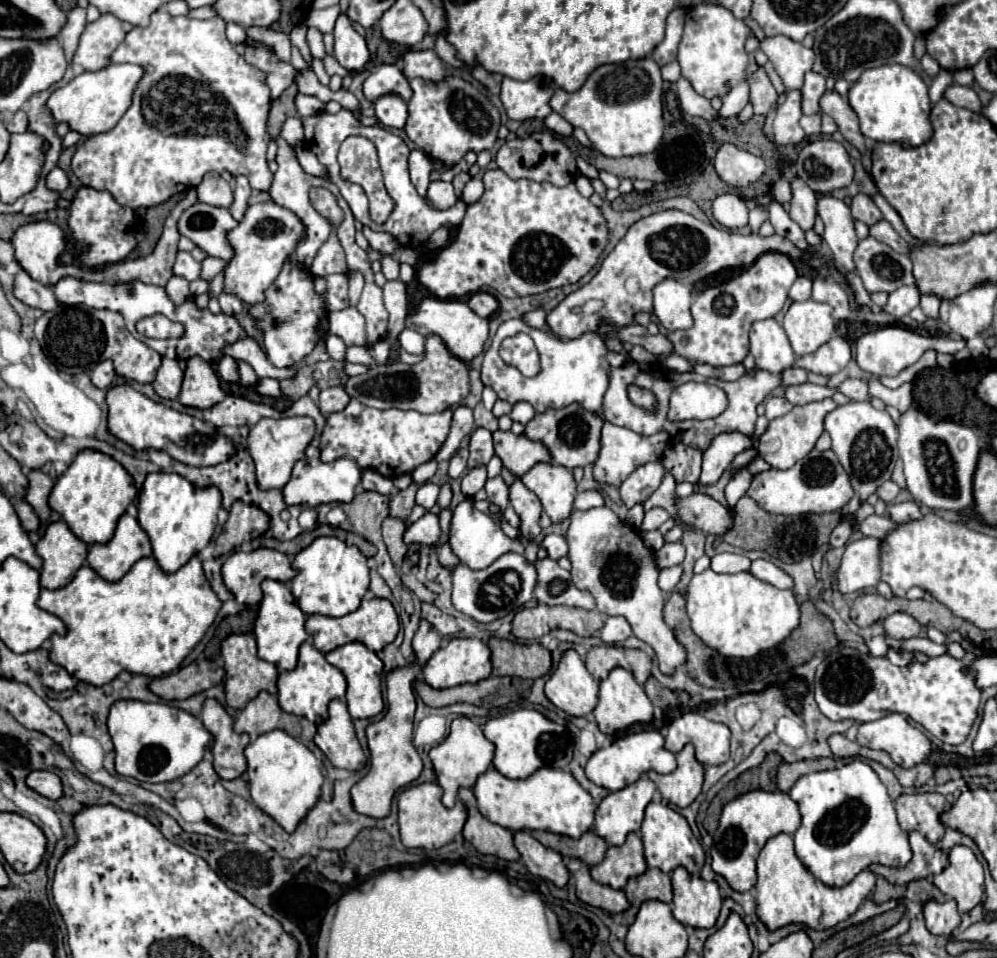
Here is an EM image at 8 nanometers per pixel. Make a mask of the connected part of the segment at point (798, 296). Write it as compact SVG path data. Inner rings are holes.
M797 277L797 281L793 283L789 297L791 301L807 301L811 295L811 279L807 277Z

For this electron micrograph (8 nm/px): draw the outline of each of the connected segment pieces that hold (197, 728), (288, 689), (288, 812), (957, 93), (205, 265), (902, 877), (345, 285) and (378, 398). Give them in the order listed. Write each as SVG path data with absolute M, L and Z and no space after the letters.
M115 701L107 727L115 745L115 771L147 783L165 783L189 773L211 745L211 733L203 729L199 717L165 703Z
M305 641L299 649L297 667L293 671L283 671L279 675L277 687L279 687L277 699L279 699L279 705L285 713L305 717L305 719L321 725L323 721L327 721L329 701L331 699L341 699L345 695L347 681L345 681L345 675L337 667L327 663L325 655L319 649L315 649L315 645L311 641Z
M277 729L259 735L245 749L245 757L247 757L249 789L255 805L263 813L273 817L287 833L291 833L319 799L323 785L321 763L303 743Z
M949 85L945 89L945 95L943 95L947 101L951 101L953 105L959 105L959 107L965 107L965 109L971 109L971 111L981 111L981 103L977 99L977 93L971 89L971 87L963 87L963 85Z
M207 257L203 263L201 263L201 279L205 281L211 281L217 273L221 273L225 267L225 261L215 261L213 257Z
M909 833L909 843L913 855L905 869L887 869L883 865L871 865L869 869L875 875L883 875L893 885L907 885L909 881L938 874L948 866L947 855L929 843L921 833Z
M327 275L327 311L339 311L349 307L349 277L347 275Z
M429 335L425 341L425 357L415 365L395 363L395 365L379 365L369 369L363 375L349 377L343 385L345 393L363 405L377 407L377 409L413 409L419 413L437 413L443 409L451 409L459 405L471 389L469 383L469 369L467 365L457 359L445 343L437 335Z

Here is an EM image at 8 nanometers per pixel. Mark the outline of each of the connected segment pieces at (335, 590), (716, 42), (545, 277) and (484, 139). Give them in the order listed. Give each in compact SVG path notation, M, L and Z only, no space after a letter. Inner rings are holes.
M337 537L315 539L309 547L297 553L293 569L297 575L291 581L291 593L305 615L319 613L327 617L343 617L359 607L369 589L367 557L355 545L347 545Z
M699 3L687 11L683 39L679 43L677 61L681 65L681 77L685 77L693 89L705 99L725 97L735 85L747 79L749 55L745 41L751 29L743 19L737 19L729 9L715 3Z
M497 169L485 171L483 185L485 193L477 203L467 207L463 223L459 225L457 239L451 245L443 247L433 261L425 261L419 269L419 281L433 295L445 299L449 295L463 297L467 293L473 293L467 303L481 317L489 318L497 311L498 302L487 293L477 293L483 285L497 289L505 297L523 297L577 283L595 267L599 255L609 243L609 227L601 209L585 199L573 183L555 187L551 183L535 183L529 179L515 181Z
M443 77L441 81L411 79L413 97L407 101L409 117L405 125L407 137L431 159L441 161L445 167L459 163L465 153L481 153L493 149L497 131L501 127L501 115L497 107L471 83L461 77Z

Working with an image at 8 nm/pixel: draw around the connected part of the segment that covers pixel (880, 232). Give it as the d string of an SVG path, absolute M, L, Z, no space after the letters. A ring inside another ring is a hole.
M879 221L879 223L875 223L873 227L871 227L871 231L869 231L869 235L871 237L875 237L875 239L879 239L879 241L883 241L883 243L887 243L889 247L893 247L895 251L899 251L899 253L905 253L905 255L909 255L911 253L911 249L909 249L909 245L893 231L893 227L891 227L891 223L889 221Z

